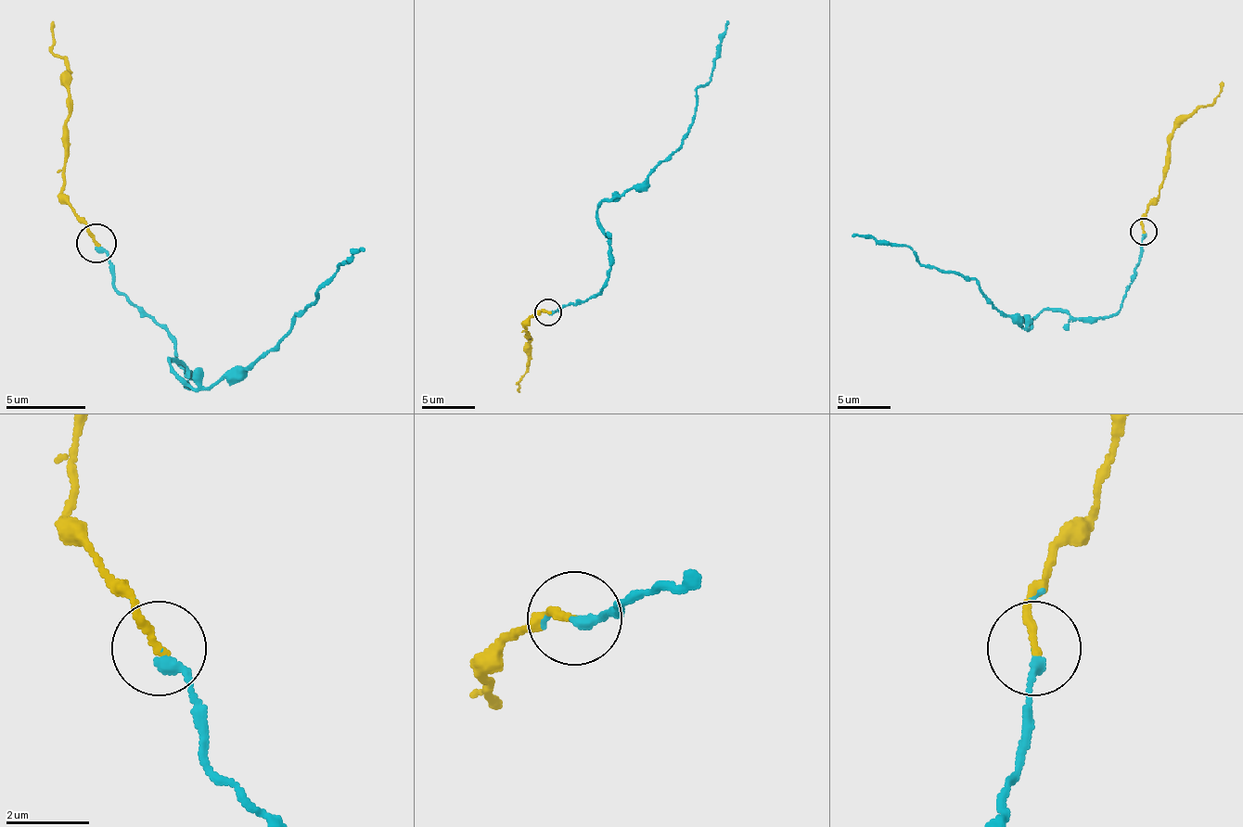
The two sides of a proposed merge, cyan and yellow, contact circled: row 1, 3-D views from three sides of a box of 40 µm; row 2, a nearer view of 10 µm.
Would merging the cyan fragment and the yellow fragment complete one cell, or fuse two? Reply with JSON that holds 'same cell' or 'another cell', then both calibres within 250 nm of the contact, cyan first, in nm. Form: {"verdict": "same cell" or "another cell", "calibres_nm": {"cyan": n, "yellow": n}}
{"verdict": "same cell", "calibres_nm": {"cyan": 200, "yellow": 200}}

